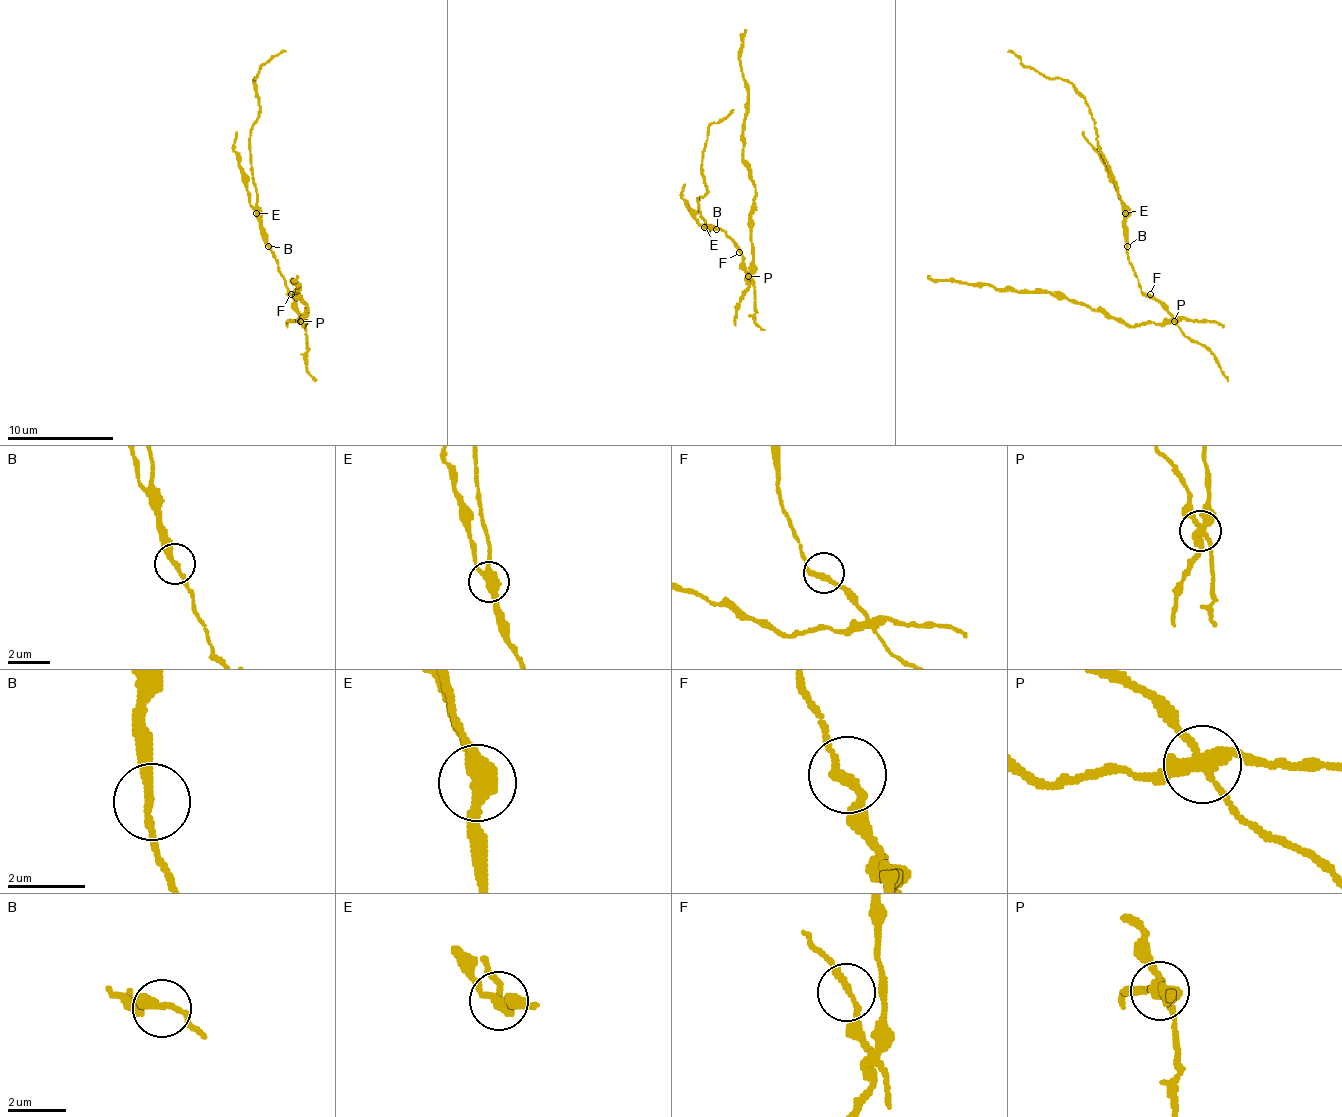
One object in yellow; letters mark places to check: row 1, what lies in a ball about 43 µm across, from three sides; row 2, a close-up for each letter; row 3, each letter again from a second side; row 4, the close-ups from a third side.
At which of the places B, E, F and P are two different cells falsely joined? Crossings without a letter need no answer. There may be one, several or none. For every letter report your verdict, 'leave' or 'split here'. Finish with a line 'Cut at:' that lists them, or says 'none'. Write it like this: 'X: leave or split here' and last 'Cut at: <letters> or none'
B: leave
E: split here
F: leave
P: split here
Cut at: E, P

